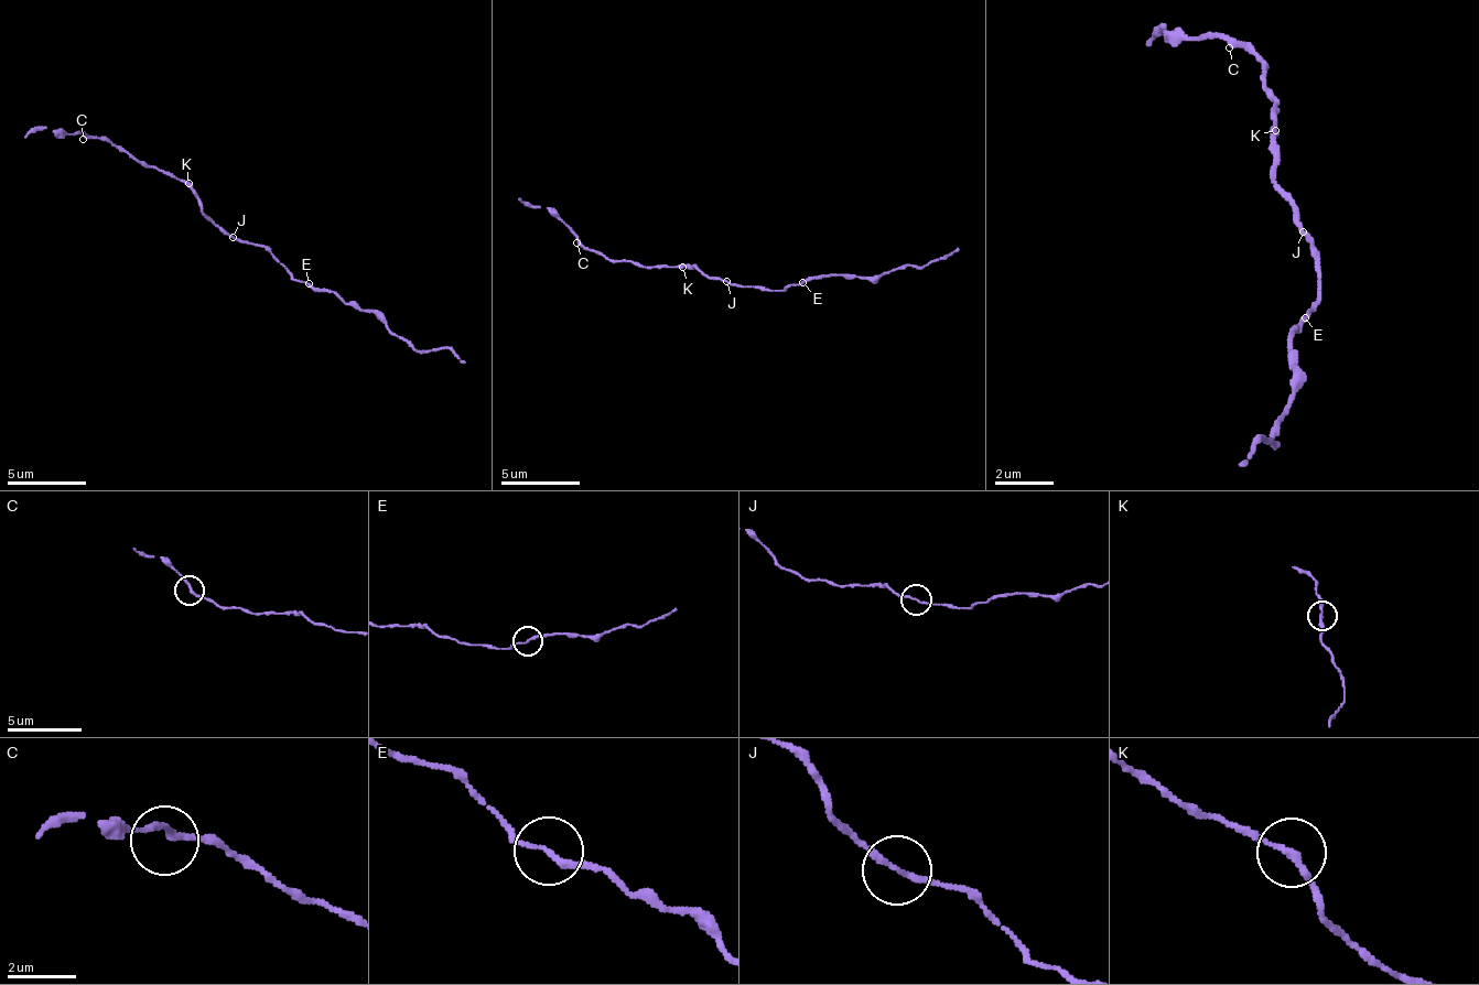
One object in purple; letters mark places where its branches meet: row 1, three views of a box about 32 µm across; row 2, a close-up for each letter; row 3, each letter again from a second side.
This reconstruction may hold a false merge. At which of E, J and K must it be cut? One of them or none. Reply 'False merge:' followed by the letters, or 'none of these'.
False merge: none of these

